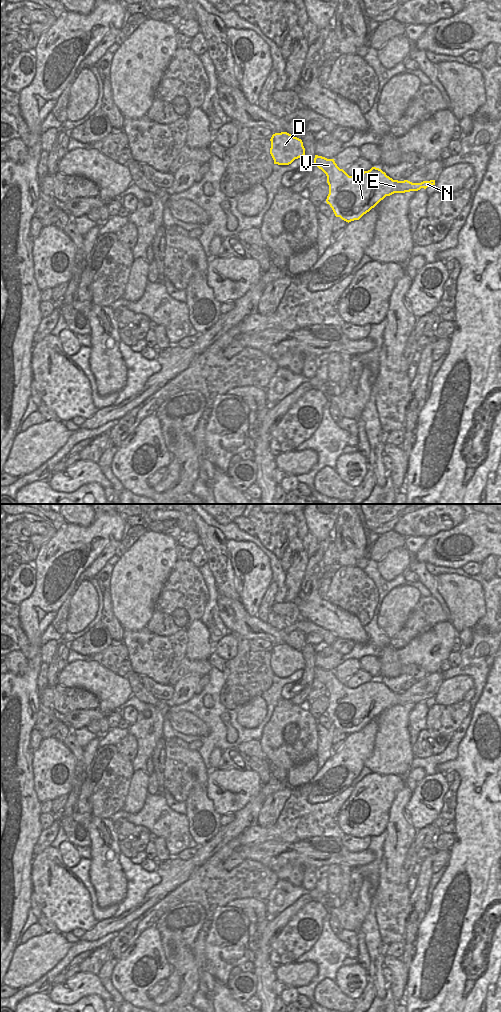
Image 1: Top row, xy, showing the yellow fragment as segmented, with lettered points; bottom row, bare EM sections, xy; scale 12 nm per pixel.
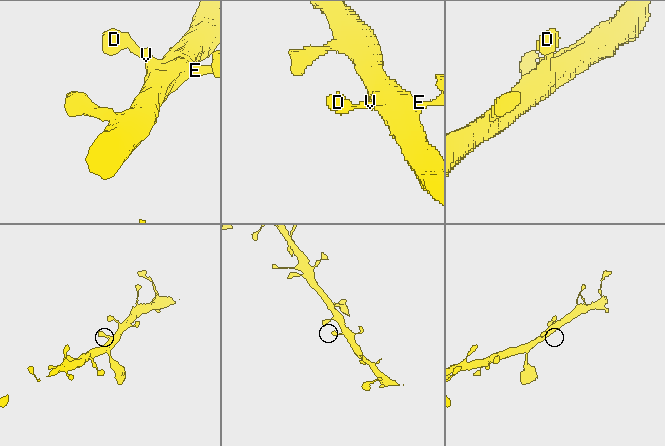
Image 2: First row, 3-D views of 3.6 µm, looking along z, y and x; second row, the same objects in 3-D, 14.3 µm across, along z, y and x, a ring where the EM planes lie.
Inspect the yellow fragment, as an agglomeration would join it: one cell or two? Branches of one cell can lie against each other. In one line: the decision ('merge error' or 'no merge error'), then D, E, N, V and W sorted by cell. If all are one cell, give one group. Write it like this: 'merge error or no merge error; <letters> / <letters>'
no merge error; D E N V W

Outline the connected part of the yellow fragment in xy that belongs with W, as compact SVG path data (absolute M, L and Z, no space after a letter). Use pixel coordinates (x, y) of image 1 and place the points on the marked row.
M315 155L314 165L327 176L329 194L326 202L336 217L346 222L359 220L386 196L426 189L435 185L435 180L412 183L408 180L393 180L381 169L372 167L356 176L349 176L340 169L334 159Z

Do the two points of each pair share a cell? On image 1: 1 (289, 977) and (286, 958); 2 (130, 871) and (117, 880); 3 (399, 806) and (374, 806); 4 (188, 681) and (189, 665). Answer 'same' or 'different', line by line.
1: different
2: different
3: different
4: different

